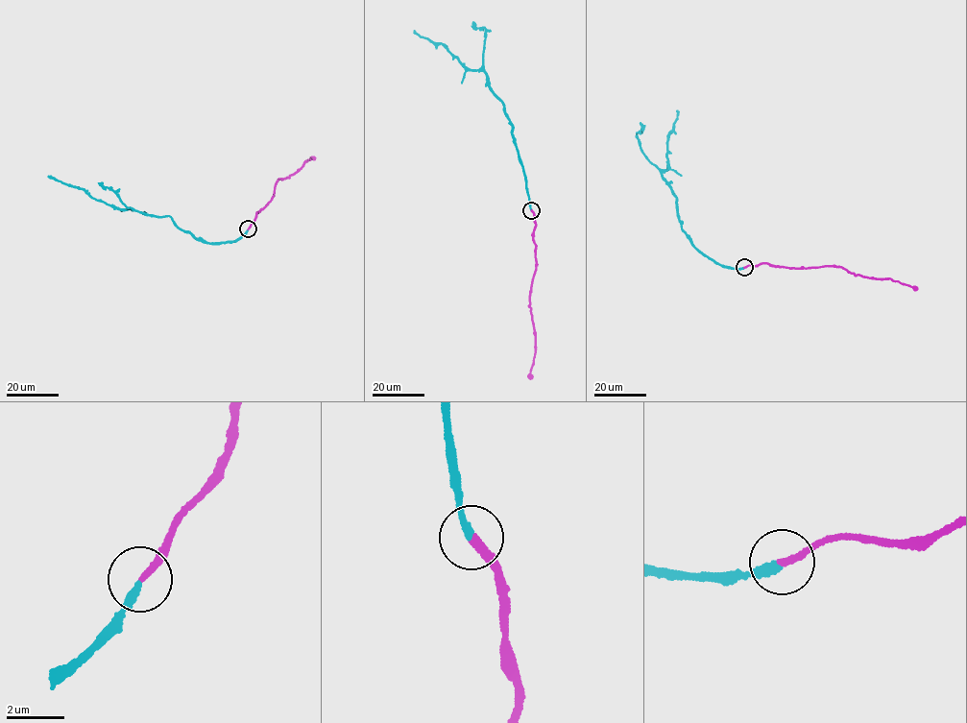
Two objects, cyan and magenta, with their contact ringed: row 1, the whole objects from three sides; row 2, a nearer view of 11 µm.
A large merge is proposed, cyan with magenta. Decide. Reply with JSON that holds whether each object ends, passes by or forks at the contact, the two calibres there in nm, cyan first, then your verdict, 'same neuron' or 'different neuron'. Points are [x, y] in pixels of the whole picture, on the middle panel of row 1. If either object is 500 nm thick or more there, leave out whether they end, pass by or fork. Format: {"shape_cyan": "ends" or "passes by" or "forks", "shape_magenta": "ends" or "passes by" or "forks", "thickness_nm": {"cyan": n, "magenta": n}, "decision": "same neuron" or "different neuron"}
{"shape_cyan": "ends", "shape_magenta": "ends", "thickness_nm": {"cyan": 200, "magenta": 240}, "decision": "same neuron"}

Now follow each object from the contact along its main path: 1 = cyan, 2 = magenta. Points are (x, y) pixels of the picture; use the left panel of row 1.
1: (248, 229), (233, 242), (209, 243), (177, 226), (168, 215), (118, 208), (48, 176)
2: (248, 229), (256, 213), (274, 196), (278, 180), (287, 178), (314, 157)

